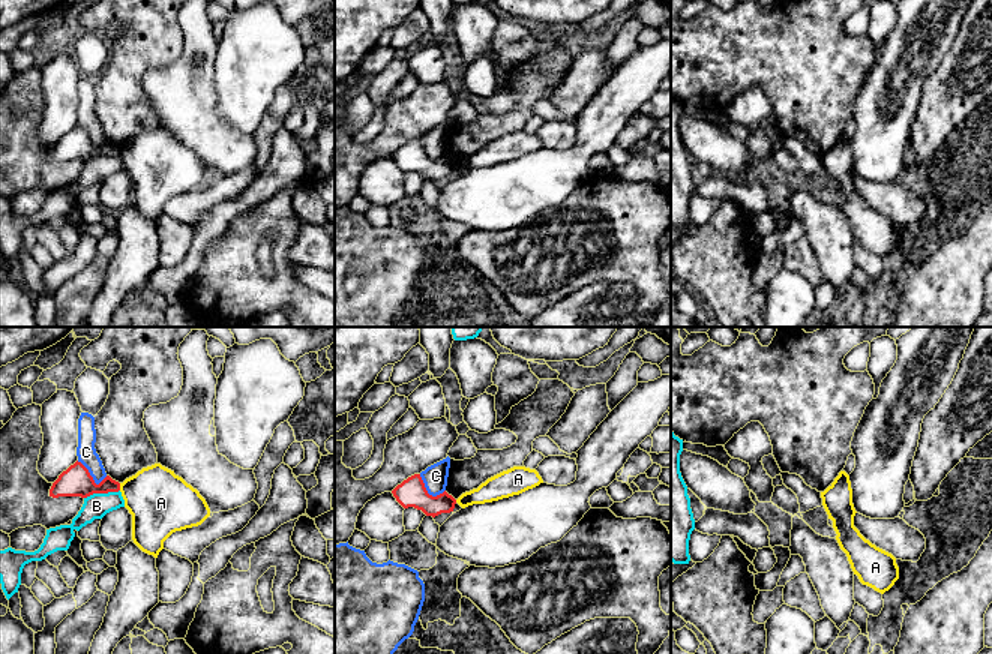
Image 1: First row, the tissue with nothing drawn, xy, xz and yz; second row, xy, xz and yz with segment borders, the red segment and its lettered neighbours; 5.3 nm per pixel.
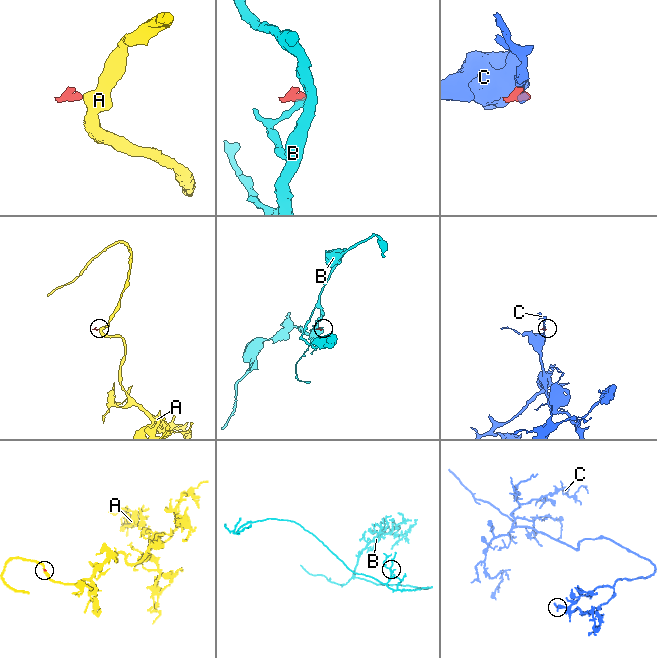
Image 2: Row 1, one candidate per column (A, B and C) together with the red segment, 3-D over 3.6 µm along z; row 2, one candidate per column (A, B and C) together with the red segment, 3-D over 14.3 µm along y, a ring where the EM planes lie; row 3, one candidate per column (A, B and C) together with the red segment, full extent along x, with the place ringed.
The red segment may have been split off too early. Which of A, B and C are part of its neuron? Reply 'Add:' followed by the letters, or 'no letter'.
Add: no letter

